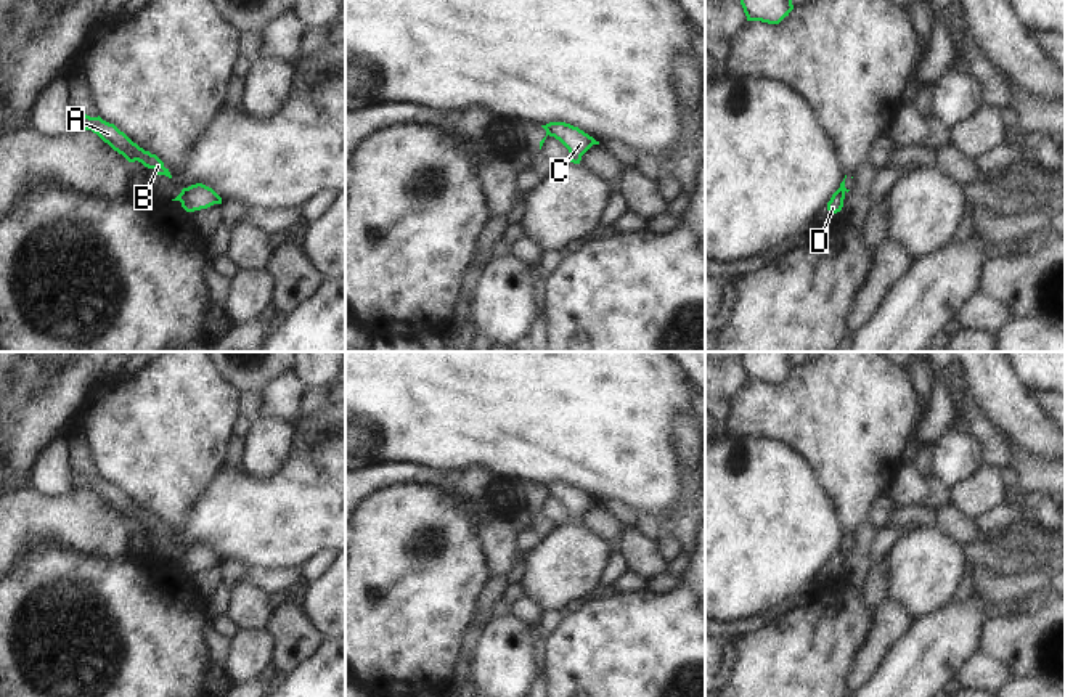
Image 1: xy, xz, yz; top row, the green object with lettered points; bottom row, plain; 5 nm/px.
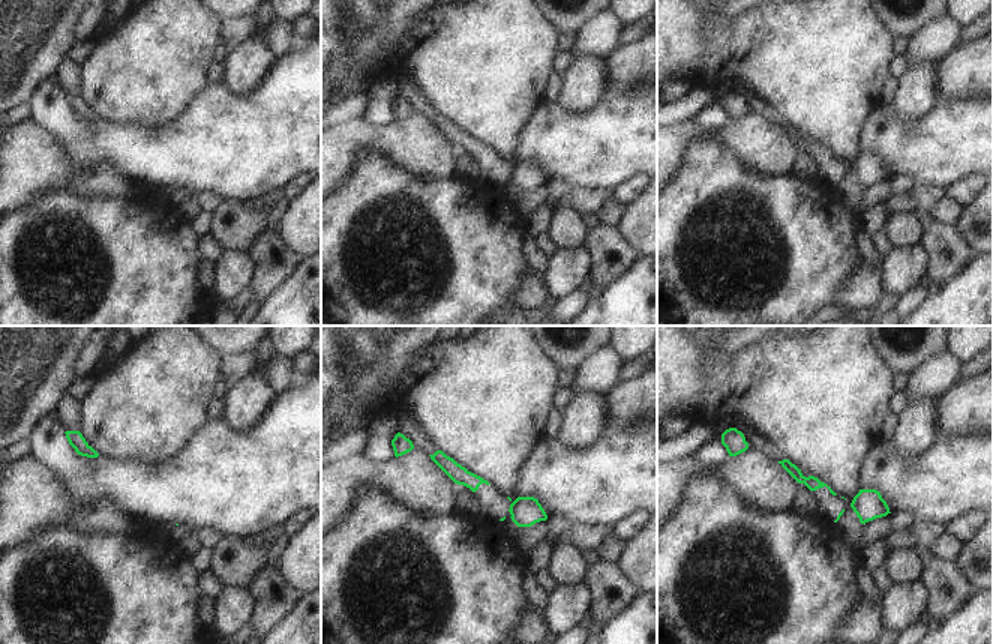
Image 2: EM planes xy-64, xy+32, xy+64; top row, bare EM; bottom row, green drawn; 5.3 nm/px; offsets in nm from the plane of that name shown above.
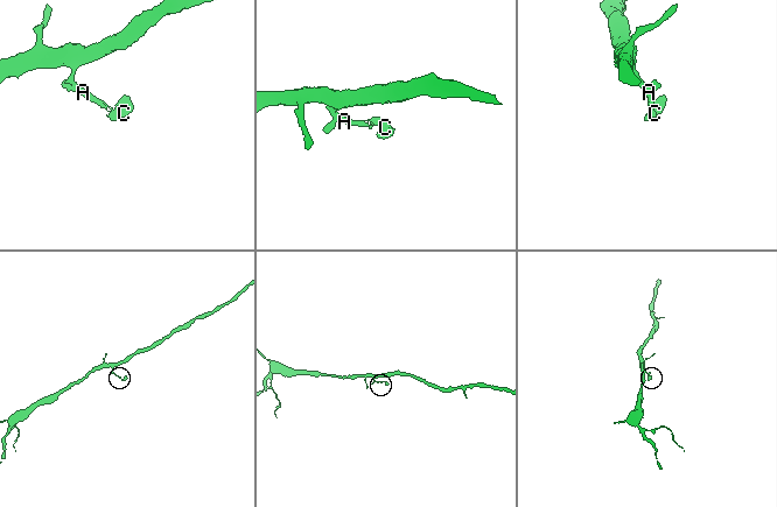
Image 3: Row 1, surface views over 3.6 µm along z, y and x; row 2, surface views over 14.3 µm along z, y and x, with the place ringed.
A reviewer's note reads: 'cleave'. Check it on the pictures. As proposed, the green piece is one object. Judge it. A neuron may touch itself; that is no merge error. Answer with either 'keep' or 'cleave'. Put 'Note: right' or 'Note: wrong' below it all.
cleave
Note: right

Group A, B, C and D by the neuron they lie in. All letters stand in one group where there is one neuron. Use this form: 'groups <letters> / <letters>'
groups A B / C D

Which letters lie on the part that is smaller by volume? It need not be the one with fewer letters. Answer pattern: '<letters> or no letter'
C, D

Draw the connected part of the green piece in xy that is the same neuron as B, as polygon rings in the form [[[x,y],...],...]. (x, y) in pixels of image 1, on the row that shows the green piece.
[[[74,114],[71,119],[71,127],[74,130],[92,130],[114,151],[122,154],[129,162],[138,161],[145,167],[154,169],[157,175],[172,178],[169,169],[164,167],[164,162],[156,154],[151,154],[149,151],[140,148],[114,124],[103,120],[100,116],[90,117],[87,114]]]

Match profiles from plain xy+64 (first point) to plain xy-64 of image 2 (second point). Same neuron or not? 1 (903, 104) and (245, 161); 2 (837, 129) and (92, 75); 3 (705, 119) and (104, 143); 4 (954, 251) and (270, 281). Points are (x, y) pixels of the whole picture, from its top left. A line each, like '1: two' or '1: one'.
1: two
2: one
3: one
4: one

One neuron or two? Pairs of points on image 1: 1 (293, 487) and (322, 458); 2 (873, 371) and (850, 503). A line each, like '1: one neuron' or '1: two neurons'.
1: one neuron
2: one neuron

